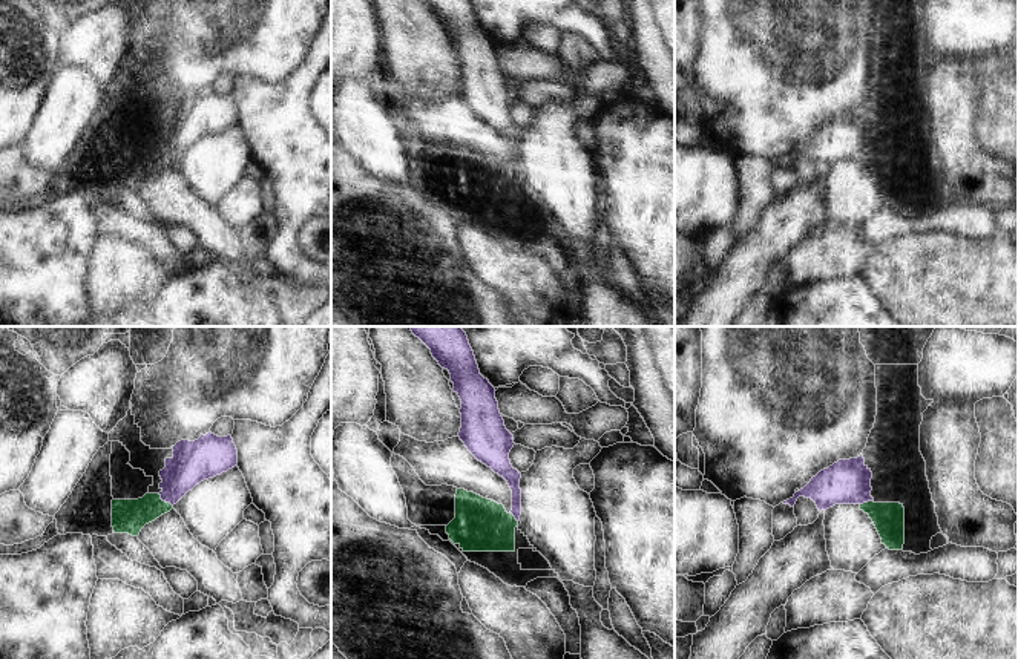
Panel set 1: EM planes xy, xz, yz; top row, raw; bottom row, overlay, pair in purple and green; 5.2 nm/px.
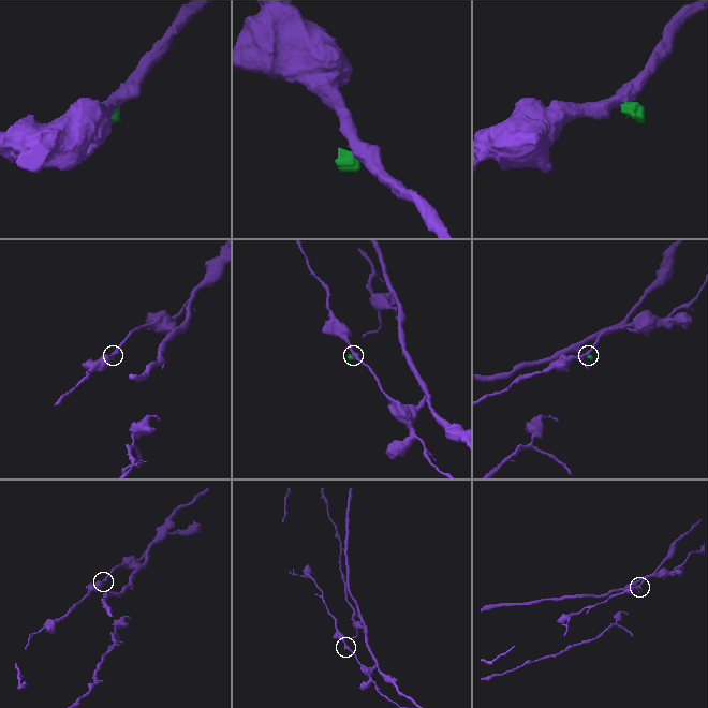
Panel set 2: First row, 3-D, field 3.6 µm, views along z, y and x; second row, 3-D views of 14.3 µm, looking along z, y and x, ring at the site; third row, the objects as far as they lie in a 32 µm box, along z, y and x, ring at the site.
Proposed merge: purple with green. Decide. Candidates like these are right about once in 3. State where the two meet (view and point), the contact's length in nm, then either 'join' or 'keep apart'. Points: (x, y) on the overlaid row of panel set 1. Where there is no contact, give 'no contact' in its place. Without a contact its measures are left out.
meets purple in xy at (164, 500); contact 100 nm long; keep apart

